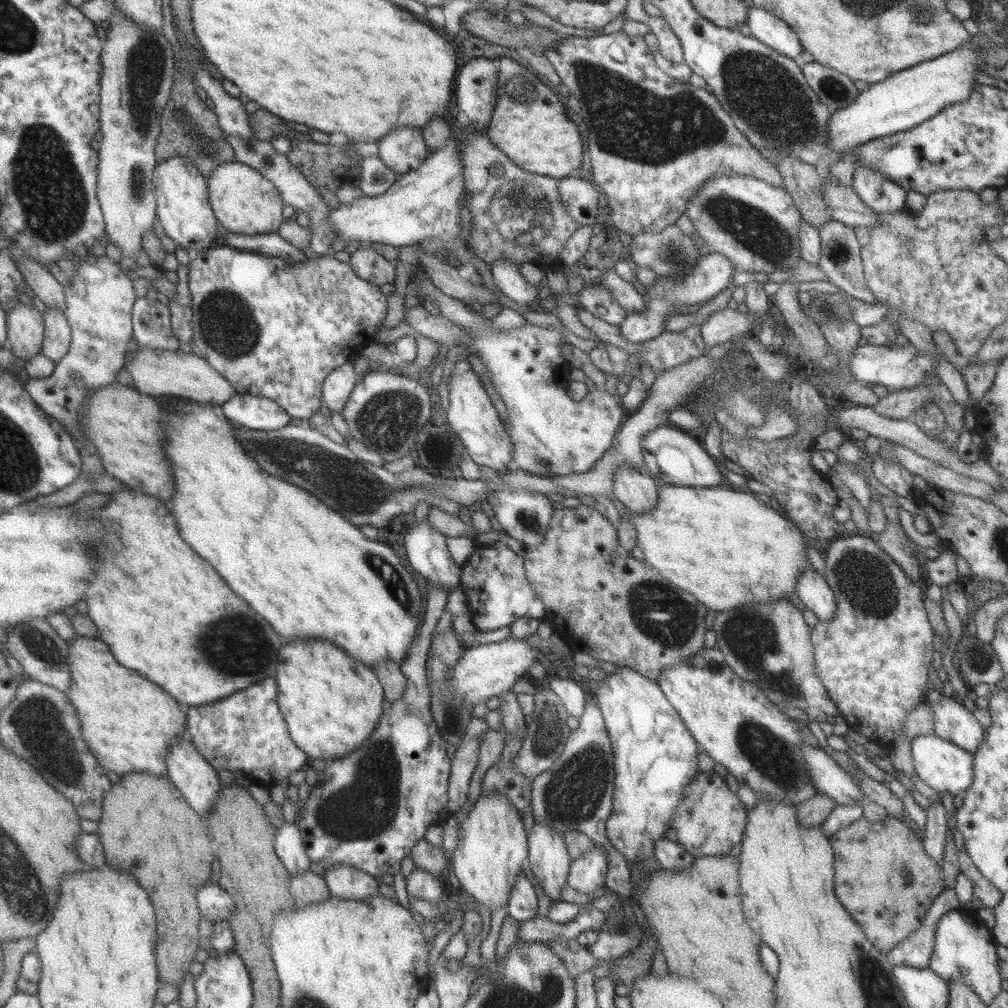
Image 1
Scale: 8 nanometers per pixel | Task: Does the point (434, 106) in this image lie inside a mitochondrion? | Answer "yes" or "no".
no

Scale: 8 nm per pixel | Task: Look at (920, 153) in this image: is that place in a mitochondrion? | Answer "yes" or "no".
no

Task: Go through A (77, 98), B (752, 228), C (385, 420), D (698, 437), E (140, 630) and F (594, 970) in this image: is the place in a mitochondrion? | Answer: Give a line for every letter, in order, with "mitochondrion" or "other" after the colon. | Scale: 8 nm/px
A: other
B: mitochondrion
C: mitochondrion
D: other
E: other
F: other

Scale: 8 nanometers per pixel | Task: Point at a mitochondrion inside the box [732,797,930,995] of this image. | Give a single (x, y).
(907, 879)

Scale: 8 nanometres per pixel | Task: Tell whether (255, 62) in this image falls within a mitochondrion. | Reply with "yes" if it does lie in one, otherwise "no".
no

